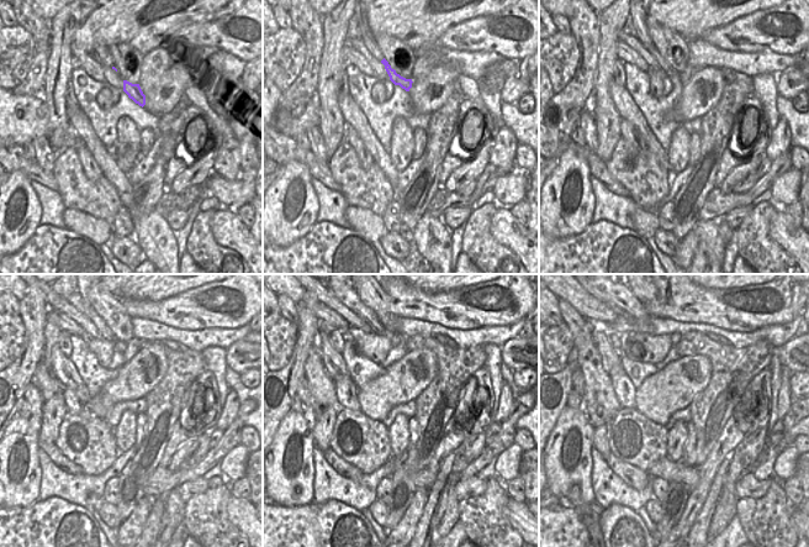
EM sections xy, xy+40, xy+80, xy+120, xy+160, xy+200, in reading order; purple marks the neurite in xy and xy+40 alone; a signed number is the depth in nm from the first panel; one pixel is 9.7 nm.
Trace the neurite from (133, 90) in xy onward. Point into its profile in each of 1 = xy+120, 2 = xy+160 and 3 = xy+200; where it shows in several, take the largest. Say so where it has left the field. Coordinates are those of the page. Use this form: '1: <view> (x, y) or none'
1: xy+120 (75, 300)
2: xy+160 (350, 299)
3: xy+200 (624, 299)

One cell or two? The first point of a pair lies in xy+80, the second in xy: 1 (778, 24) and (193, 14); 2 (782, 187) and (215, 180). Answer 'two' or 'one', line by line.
1: two
2: one

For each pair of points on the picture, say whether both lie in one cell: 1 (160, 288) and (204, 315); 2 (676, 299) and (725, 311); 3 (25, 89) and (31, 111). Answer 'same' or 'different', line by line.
1: different
2: same
3: different

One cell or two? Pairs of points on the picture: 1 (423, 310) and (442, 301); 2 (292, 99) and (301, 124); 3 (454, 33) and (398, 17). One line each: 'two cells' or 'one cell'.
1: one cell
2: two cells
3: two cells

